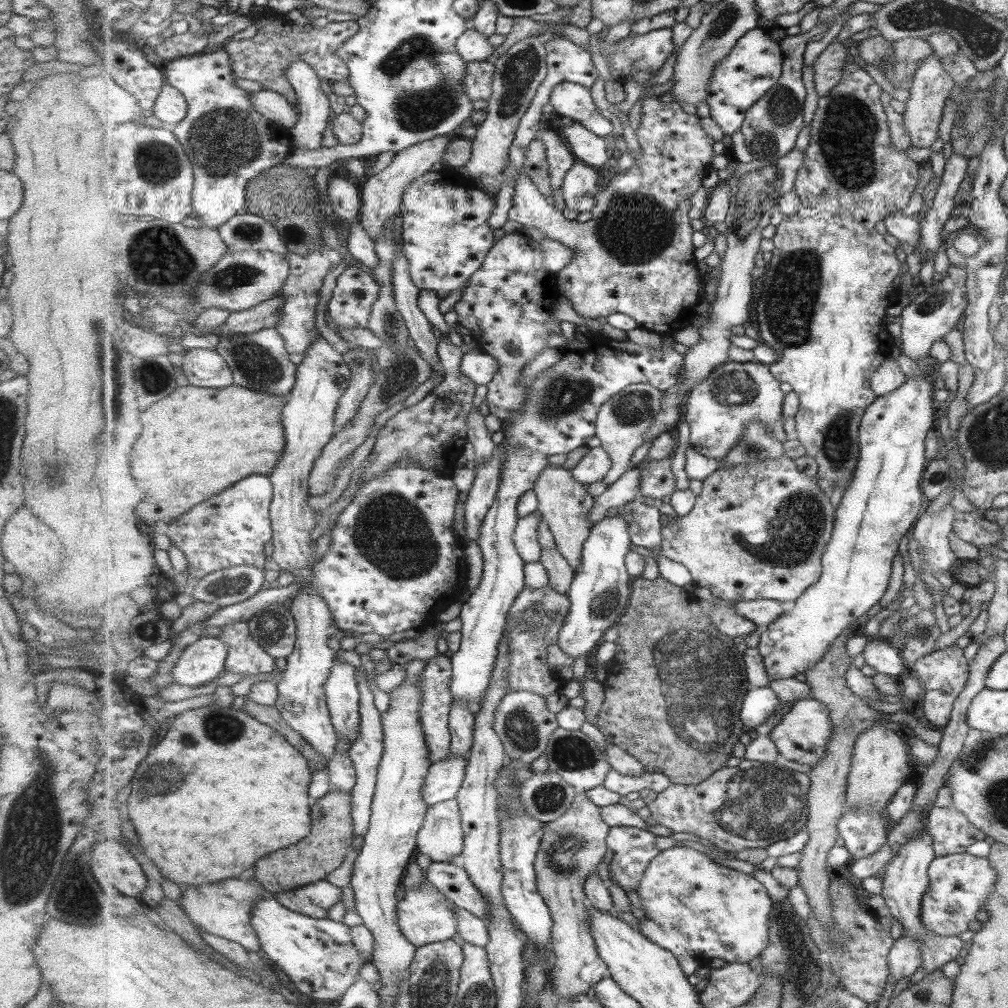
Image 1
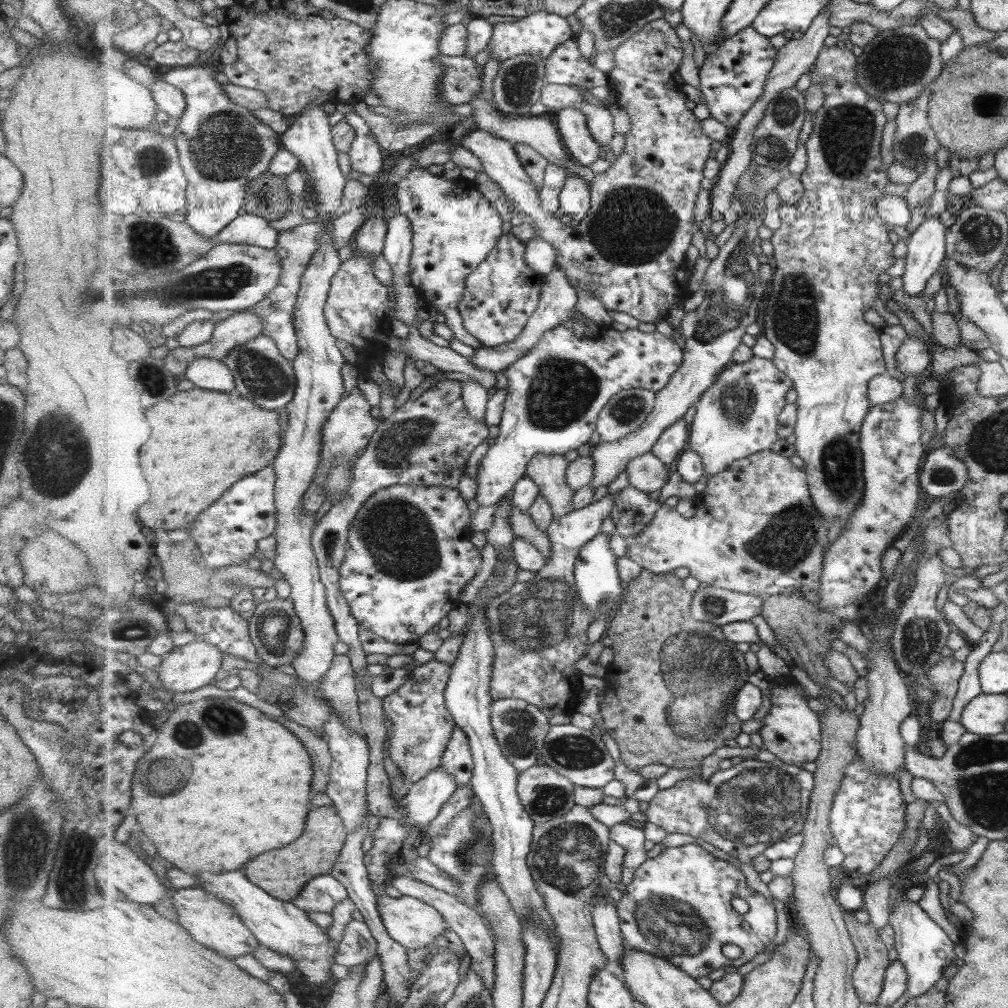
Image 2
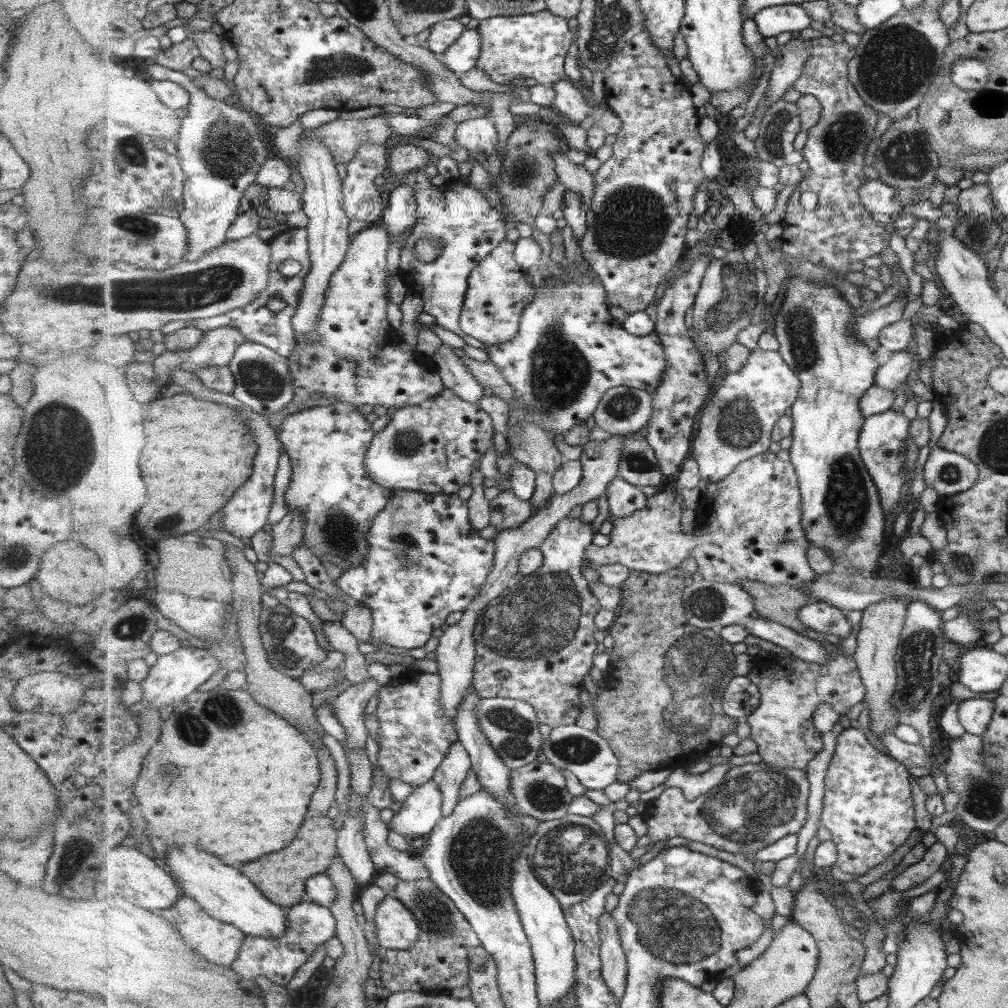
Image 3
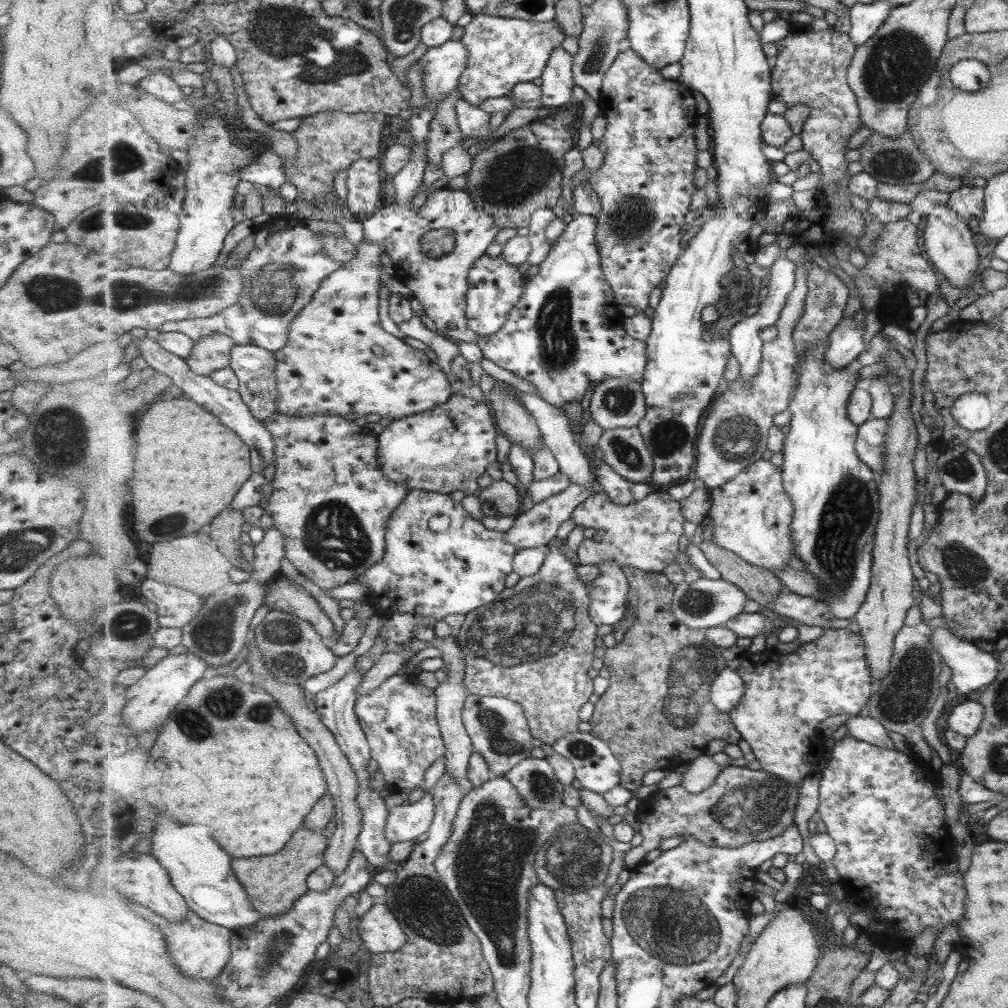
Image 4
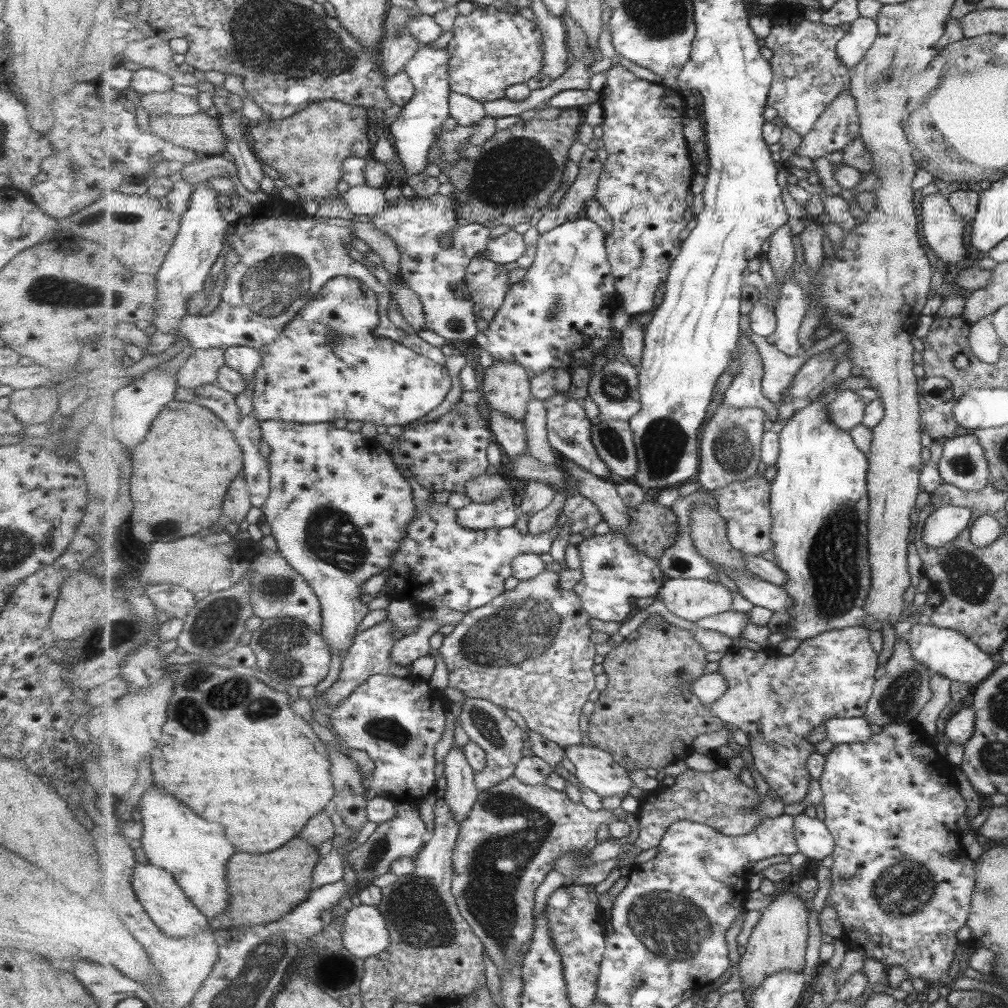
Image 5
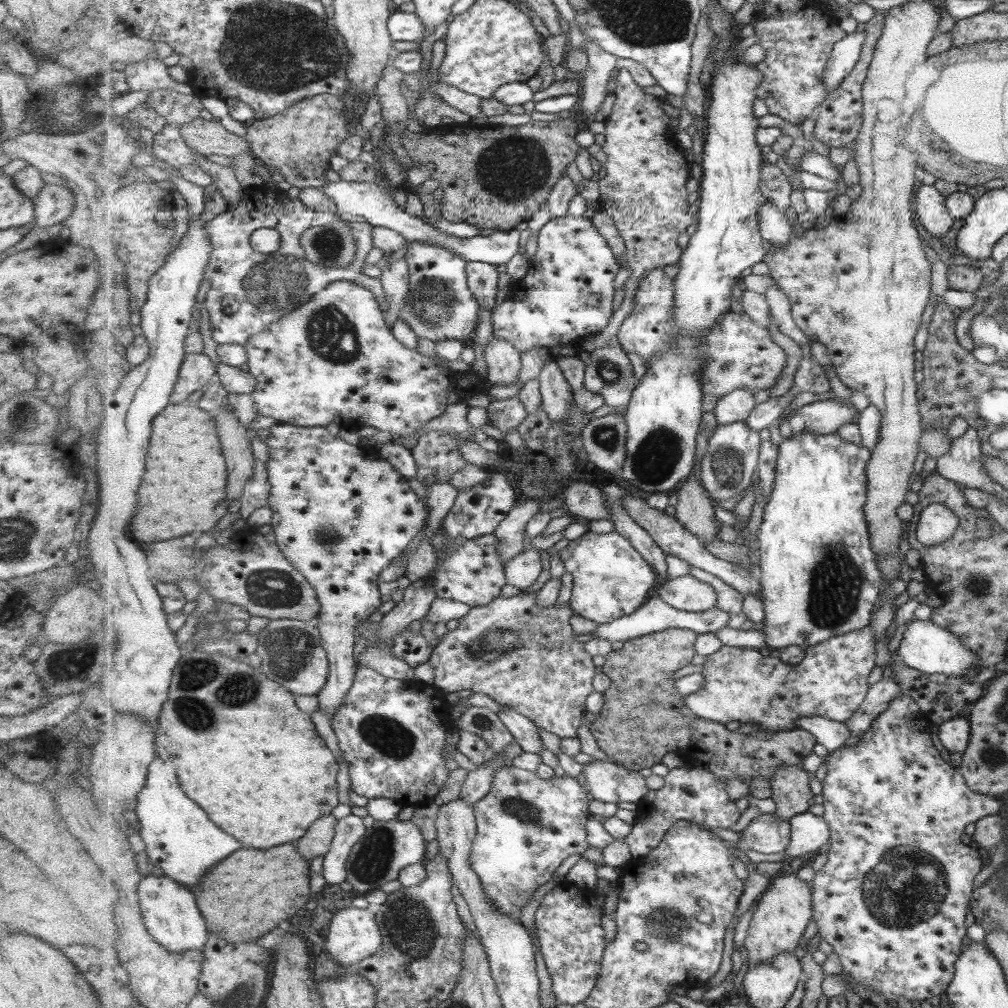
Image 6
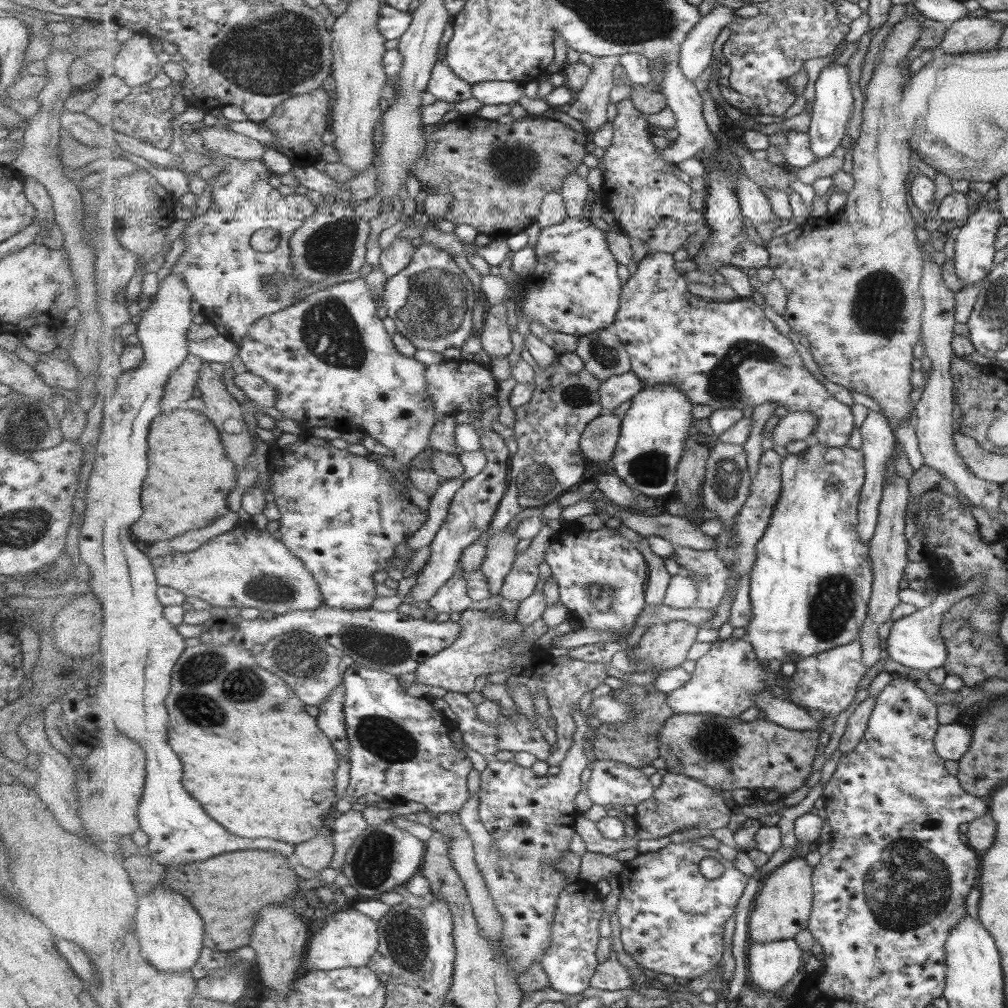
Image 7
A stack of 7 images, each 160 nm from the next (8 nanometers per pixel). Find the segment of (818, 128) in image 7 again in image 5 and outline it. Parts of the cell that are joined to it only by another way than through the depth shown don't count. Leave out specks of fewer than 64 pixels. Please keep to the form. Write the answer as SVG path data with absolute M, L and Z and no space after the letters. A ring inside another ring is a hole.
M858 16L850 26L847 36L839 41L838 53L849 68L854 68L877 40L878 22L876 18Z

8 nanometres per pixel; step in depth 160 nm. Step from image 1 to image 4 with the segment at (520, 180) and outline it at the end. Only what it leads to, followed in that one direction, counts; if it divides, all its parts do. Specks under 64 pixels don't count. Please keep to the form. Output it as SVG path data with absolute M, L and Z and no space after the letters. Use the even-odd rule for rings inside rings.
M629 45L624 47L621 54L617 57L617 60L613 63L613 66L605 75L602 86L602 97L598 103L607 120L607 128L602 140L605 147L607 147L607 151L605 152L605 164L603 164L603 168L599 168L599 172L595 172L595 174L592 174L587 180L590 186L597 192L603 208L601 214L596 217L598 221L596 241L603 263L603 273L605 273L607 282L609 282L609 285L611 285L614 290L618 304L632 306L637 312L643 311L649 306L649 296L651 296L651 292L659 286L661 280L666 280L669 277L671 270L675 267L675 264L678 263L679 257L683 253L682 250L684 247L681 246L681 240L683 240L682 233L684 232L683 224L685 224L685 220L687 220L687 212L689 212L689 208L691 208L693 194L697 192L695 172L697 172L697 168L699 168L697 155L699 155L700 151L697 147L696 127L701 115L697 112L697 104L695 104L695 98L693 98L689 87L686 87L677 79L671 80L663 78L660 68L651 66ZM465 99L459 100L456 106L461 132L464 137L474 137L482 140L491 132L491 113L469 104Z

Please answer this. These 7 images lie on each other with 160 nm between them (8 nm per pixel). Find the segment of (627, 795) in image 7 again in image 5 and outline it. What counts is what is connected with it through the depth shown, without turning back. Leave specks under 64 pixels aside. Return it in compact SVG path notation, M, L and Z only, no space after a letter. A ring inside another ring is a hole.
M585 744L569 746L564 750L567 759L576 768L576 778L599 797L624 795L634 786L626 767L621 767L611 753Z

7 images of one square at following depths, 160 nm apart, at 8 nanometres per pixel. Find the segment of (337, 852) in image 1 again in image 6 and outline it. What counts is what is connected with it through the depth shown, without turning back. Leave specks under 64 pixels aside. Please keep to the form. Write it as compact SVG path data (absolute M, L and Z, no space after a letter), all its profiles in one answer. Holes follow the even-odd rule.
M283 844L271 850L251 848L239 850L235 856L215 866L207 880L202 881L203 890L195 888L193 892L197 894L199 908L207 916L211 933L228 941L251 941L293 922L295 914L312 899L309 874L309 860L293 844Z

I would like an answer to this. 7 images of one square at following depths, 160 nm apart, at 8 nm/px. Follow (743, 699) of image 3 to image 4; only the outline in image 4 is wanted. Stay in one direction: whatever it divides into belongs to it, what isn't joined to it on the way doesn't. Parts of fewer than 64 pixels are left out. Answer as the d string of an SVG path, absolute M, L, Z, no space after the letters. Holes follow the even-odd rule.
M727 667L716 678L709 699L719 710L730 714L741 704L745 691L747 691L747 686L741 674Z

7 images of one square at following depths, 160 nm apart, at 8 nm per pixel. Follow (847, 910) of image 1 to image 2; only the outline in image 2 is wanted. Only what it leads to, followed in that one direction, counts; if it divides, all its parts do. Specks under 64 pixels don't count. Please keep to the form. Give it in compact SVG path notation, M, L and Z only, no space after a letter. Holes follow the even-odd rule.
M845 911L846 925L859 955L854 972L854 985L862 1002L877 1005L891 963L889 948L881 940L878 928L870 922L859 922L853 913Z

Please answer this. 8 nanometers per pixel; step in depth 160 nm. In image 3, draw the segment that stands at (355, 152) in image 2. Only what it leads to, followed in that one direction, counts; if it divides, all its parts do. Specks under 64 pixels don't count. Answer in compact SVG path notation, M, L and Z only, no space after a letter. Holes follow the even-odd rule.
M363 144L355 153L355 158L347 165L348 175L344 178L344 194L347 217L350 220L365 220L367 227L380 223L388 204L381 198L375 178L385 176L389 172L390 152L381 144Z

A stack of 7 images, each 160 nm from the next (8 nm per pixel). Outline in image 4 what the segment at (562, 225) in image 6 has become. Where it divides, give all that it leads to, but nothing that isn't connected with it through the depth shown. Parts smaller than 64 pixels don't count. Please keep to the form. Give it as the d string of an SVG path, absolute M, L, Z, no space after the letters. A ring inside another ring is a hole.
M573 213L573 215L574 219L568 223L563 236L557 242L554 242L548 259L543 262L543 264L539 265L539 273L526 279L526 292L524 292L522 299L517 303L514 310L511 311L510 319L506 322L506 326L497 332L497 334L492 334L491 336L480 336L477 342L482 348L483 356L489 358L489 360L492 360L493 362L496 362L499 366L514 372L523 380L528 380L531 384L534 384L534 387L538 388L536 390L538 395L547 399L557 408L564 408L564 406L570 402L581 402L581 400L583 400L583 396L589 392L589 388L591 388L591 386L594 386L594 389L604 387L606 380L609 380L610 378L626 378L627 380L634 380L635 382L642 383L644 381L646 368L649 362L648 344L644 340L633 338L625 330L625 317L621 315L621 312L617 309L619 304L616 301L614 290L611 285L609 285L609 282L607 282L605 273L603 273L603 263L596 241L596 230L598 227L597 218L595 216L582 213Z

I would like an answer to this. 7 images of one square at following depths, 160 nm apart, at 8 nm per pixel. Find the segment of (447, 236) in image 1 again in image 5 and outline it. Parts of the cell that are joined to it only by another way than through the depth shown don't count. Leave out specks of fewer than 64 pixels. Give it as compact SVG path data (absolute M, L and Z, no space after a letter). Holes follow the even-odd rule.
M438 193L429 198L400 197L396 204L391 203L371 221L396 242L401 257L399 276L421 297L426 314L425 329L432 329L446 342L469 342L476 338L480 330L475 322L475 303L470 299L466 277L471 261L487 250L492 240L491 228L479 223L460 224L457 201L453 196ZM447 233L453 234L451 248L440 243L440 238Z

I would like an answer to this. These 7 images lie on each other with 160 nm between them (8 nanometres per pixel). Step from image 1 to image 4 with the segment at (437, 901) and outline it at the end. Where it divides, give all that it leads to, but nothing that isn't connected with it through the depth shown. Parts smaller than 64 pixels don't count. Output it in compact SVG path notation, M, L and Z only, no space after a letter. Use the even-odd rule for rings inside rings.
M375 903L361 917L359 934L365 947L372 953L397 952L409 941L402 925L389 905Z

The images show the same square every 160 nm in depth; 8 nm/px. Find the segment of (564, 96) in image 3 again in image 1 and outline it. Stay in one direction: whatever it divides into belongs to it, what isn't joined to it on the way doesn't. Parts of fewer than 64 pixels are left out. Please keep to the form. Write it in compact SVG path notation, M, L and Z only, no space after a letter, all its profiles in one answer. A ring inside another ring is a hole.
M577 121L561 128L560 132L578 161L591 167L613 164L606 138L597 137L597 134Z

